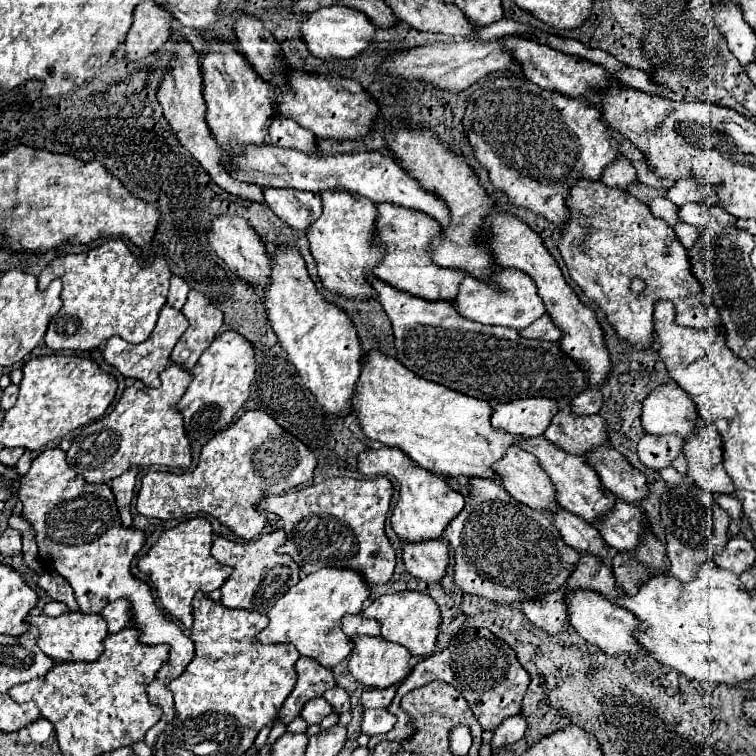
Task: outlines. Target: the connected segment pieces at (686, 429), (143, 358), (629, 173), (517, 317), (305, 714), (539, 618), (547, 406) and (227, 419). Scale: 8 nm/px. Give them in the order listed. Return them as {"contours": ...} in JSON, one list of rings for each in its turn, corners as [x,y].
{"contours":[[[[674,382],[654,388],[652,394],[648,394],[648,398],[644,398],[644,402],[642,402],[640,420],[648,434],[678,434],[678,436],[686,438],[694,432],[696,418],[698,418],[698,412],[696,412],[696,406],[692,404],[688,392],[680,390],[680,386]]],[[[162,306],[156,328],[152,330],[150,338],[142,344],[128,344],[124,342],[120,336],[112,336],[106,342],[106,348],[102,352],[104,362],[114,366],[122,376],[126,378],[134,378],[134,380],[142,380],[148,388],[156,388],[160,382],[160,372],[170,364],[170,352],[174,348],[174,344],[178,342],[178,338],[184,334],[184,330],[188,328],[188,320],[182,316],[180,310],[174,310],[172,306]]],[[[620,156],[620,158],[616,158],[616,162],[612,162],[612,166],[604,168],[604,174],[600,180],[606,186],[616,186],[616,188],[626,190],[628,184],[632,184],[636,180],[636,172],[634,172],[634,166],[630,164],[630,160]]],[[[498,268],[490,286],[486,282],[466,276],[464,282],[460,282],[460,290],[454,302],[456,302],[458,314],[468,320],[490,324],[490,326],[506,326],[514,330],[526,328],[528,324],[532,324],[536,318],[540,318],[546,312],[544,302],[538,296],[538,288],[532,282],[532,278],[514,268]]],[[[320,696],[320,698],[310,700],[310,702],[304,706],[304,710],[302,710],[300,716],[302,716],[308,724],[320,724],[330,712],[332,712],[330,702],[326,702],[326,700]]],[[[554,590],[544,594],[544,598],[524,600],[520,606],[532,624],[546,630],[548,634],[558,634],[564,630],[568,622],[566,604],[562,598],[564,598],[564,590]]],[[[518,398],[516,402],[492,406],[492,428],[516,436],[542,436],[558,406],[550,398]]],[[[234,330],[222,332],[214,338],[214,342],[202,352],[196,366],[192,368],[192,382],[178,402],[188,440],[194,442],[198,438],[212,436],[232,422],[234,414],[244,406],[250,394],[254,372],[254,350],[246,338],[236,334]]]]}

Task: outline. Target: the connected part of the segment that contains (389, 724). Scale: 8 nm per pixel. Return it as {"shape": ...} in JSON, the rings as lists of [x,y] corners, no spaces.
{"shape":[[[364,710],[362,716],[362,732],[372,734],[386,734],[394,728],[396,716],[392,716],[388,710]]]}

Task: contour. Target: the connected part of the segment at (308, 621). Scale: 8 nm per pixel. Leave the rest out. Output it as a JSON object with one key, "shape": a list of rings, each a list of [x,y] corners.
{"shape":[[[320,568],[318,572],[302,578],[268,610],[268,626],[256,634],[258,644],[294,644],[300,656],[320,662],[324,668],[334,668],[350,652],[352,642],[342,632],[342,616],[362,612],[362,602],[368,598],[368,586],[354,570]]]}

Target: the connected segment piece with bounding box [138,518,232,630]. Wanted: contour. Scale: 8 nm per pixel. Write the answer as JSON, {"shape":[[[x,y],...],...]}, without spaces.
{"shape":[[[190,518],[180,522],[178,526],[160,534],[158,542],[138,560],[138,570],[146,570],[162,606],[178,618],[188,630],[192,628],[192,598],[196,592],[210,594],[218,590],[226,578],[230,576],[230,568],[216,562],[210,554],[212,538],[210,538],[210,522],[206,518]]]}

